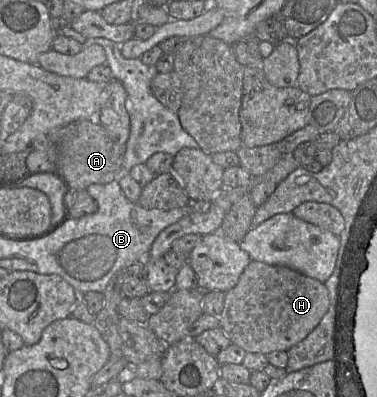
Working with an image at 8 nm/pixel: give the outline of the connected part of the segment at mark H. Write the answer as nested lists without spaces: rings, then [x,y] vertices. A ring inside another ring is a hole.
[[[251,260],[237,284],[225,292],[220,327],[231,343],[248,353],[288,351],[320,323],[330,305],[325,284],[286,267]]]

